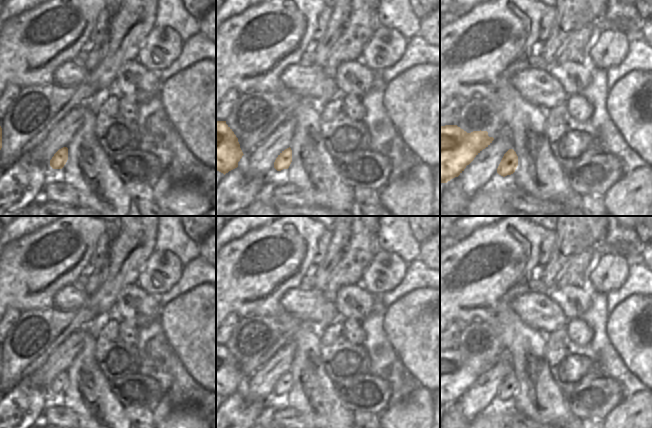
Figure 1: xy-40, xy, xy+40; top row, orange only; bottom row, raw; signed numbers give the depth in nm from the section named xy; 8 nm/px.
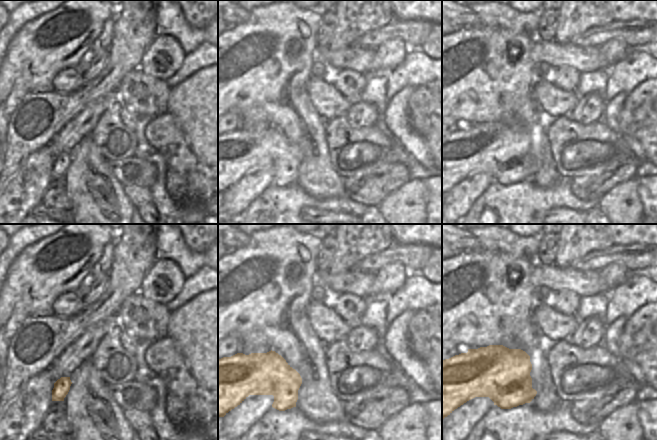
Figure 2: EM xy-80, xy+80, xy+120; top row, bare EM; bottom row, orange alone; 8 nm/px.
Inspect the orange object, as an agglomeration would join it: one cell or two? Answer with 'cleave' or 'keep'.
keep

